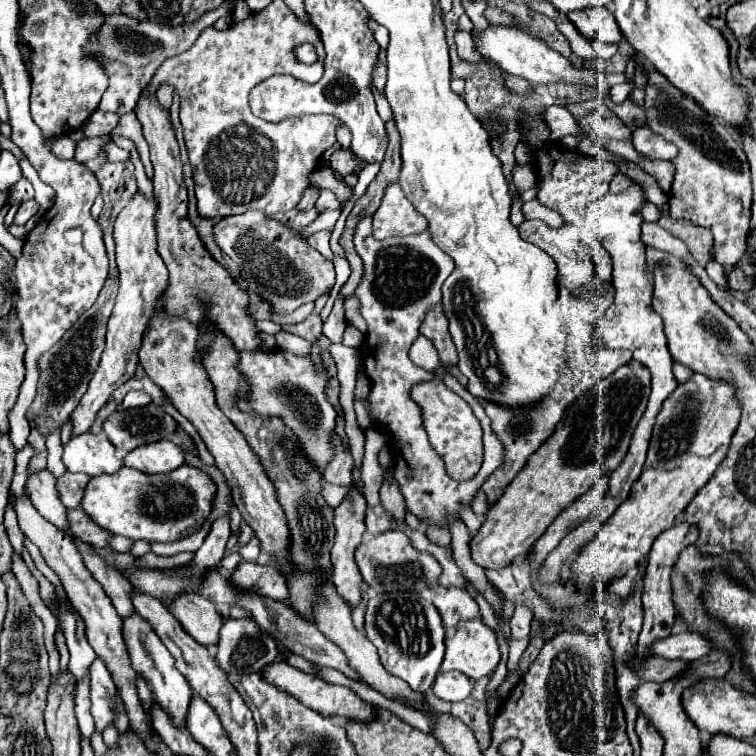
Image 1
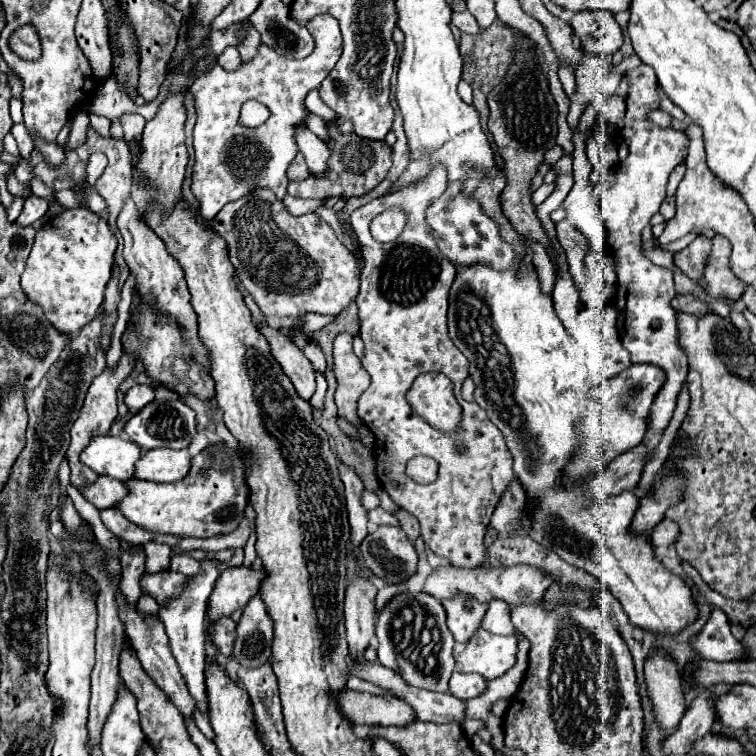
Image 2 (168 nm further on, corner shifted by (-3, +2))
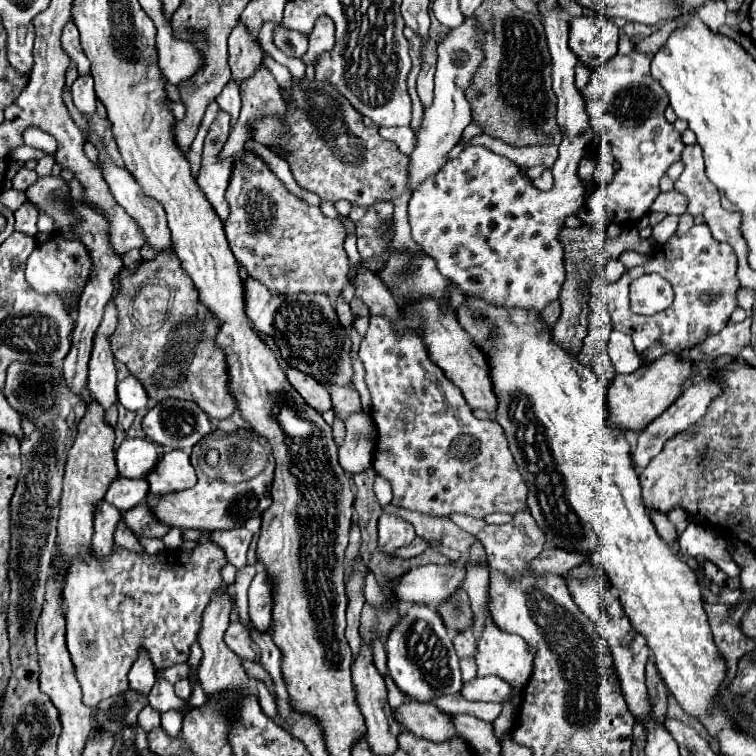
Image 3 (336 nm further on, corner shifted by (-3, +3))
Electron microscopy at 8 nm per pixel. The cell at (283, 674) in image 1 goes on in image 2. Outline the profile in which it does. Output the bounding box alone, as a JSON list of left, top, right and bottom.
[336,690,416,726]

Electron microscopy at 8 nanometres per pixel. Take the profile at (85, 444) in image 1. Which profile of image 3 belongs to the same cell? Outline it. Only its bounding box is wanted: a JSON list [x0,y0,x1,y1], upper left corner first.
[116,437,164,479]

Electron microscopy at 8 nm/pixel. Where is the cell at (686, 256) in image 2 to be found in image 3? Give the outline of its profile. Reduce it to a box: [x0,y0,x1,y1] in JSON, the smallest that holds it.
[604,223,740,353]

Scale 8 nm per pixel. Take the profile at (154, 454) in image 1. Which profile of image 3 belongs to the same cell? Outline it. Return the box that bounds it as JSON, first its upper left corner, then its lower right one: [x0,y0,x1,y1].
[146,451,196,495]

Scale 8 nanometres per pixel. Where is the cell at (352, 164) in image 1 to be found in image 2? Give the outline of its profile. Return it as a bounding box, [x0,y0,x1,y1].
[288,122,392,198]

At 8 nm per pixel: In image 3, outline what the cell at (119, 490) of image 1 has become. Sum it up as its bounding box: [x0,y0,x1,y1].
[146,429,274,531]

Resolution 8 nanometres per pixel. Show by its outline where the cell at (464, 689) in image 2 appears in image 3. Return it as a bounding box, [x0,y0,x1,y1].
[460,677,510,703]

